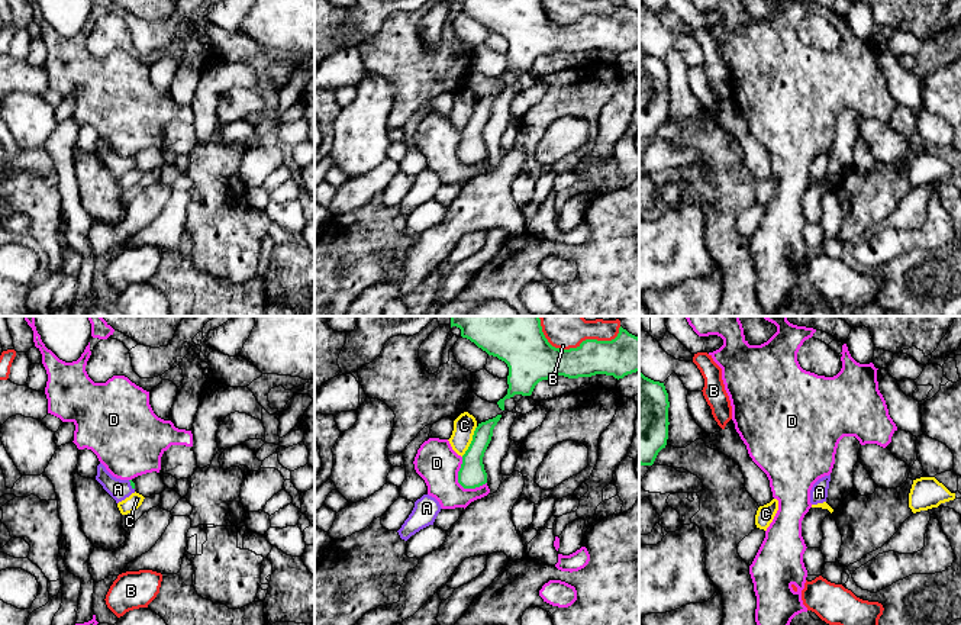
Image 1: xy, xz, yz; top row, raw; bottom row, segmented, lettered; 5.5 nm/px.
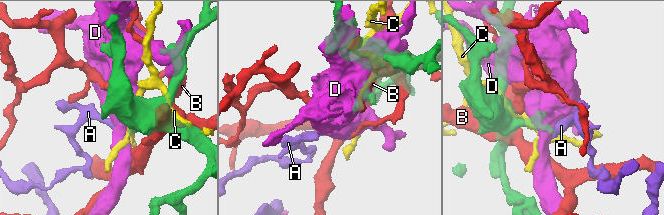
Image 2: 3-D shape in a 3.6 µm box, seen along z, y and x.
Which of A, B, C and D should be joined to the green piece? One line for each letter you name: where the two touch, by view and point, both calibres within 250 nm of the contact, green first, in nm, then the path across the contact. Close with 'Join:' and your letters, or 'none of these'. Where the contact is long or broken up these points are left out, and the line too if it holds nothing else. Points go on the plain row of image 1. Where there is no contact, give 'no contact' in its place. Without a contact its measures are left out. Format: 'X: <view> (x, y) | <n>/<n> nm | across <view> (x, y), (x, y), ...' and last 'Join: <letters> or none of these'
A: xy (131, 160) | 20/110 nm | across xy (132, 158), (131, 160), (118, 164)
Join: A

